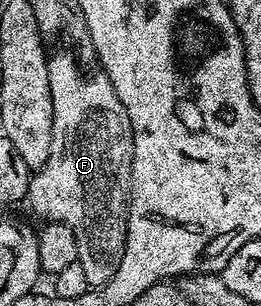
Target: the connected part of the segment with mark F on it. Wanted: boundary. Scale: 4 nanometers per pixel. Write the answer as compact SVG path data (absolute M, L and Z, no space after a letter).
M52 53L48 59L48 78L54 103L54 127L52 128L52 142L50 143L50 155L43 168L32 178L32 186L28 188L27 200L32 201L32 209L38 216L44 217L45 222L69 225L74 231L74 239L78 243L78 261L82 271L86 271L86 283L89 287L105 285L115 276L120 267L120 260L124 257L124 247L128 244L128 194L130 192L130 170L132 167L132 124L126 115L126 107L118 99L112 84L103 75L87 77L80 70L80 65L68 53Z

